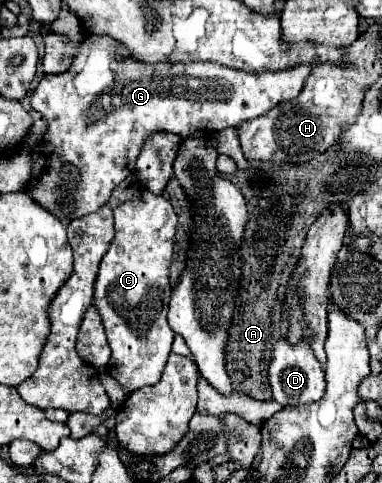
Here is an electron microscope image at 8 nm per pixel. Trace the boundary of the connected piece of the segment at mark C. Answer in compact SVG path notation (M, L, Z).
M142 188L134 196L136 198L114 208L114 232L116 234L114 234L114 240L106 256L100 262L100 274L94 286L94 306L98 308L102 316L108 344L112 348L108 374L114 376L130 392L138 390L140 386L156 384L160 380L170 348L172 348L174 332L170 332L170 326L166 322L166 306L170 302L168 268L172 260L172 244L174 244L174 232L176 232L176 222L178 222L172 204L164 196L152 194L146 188Z

